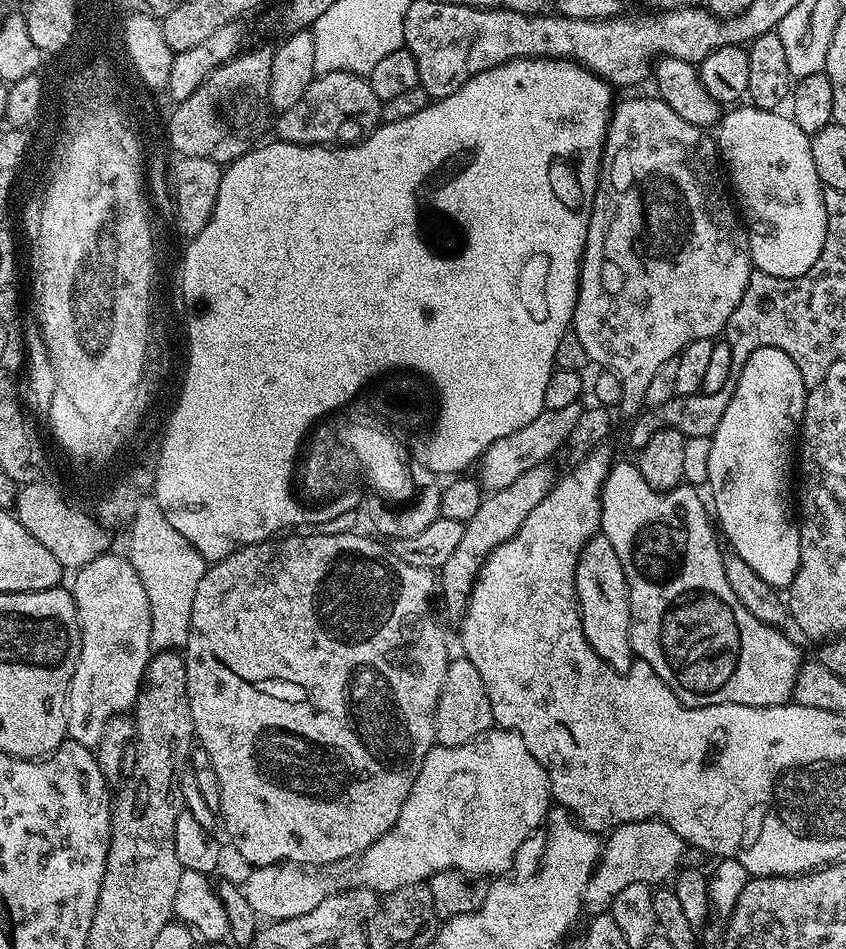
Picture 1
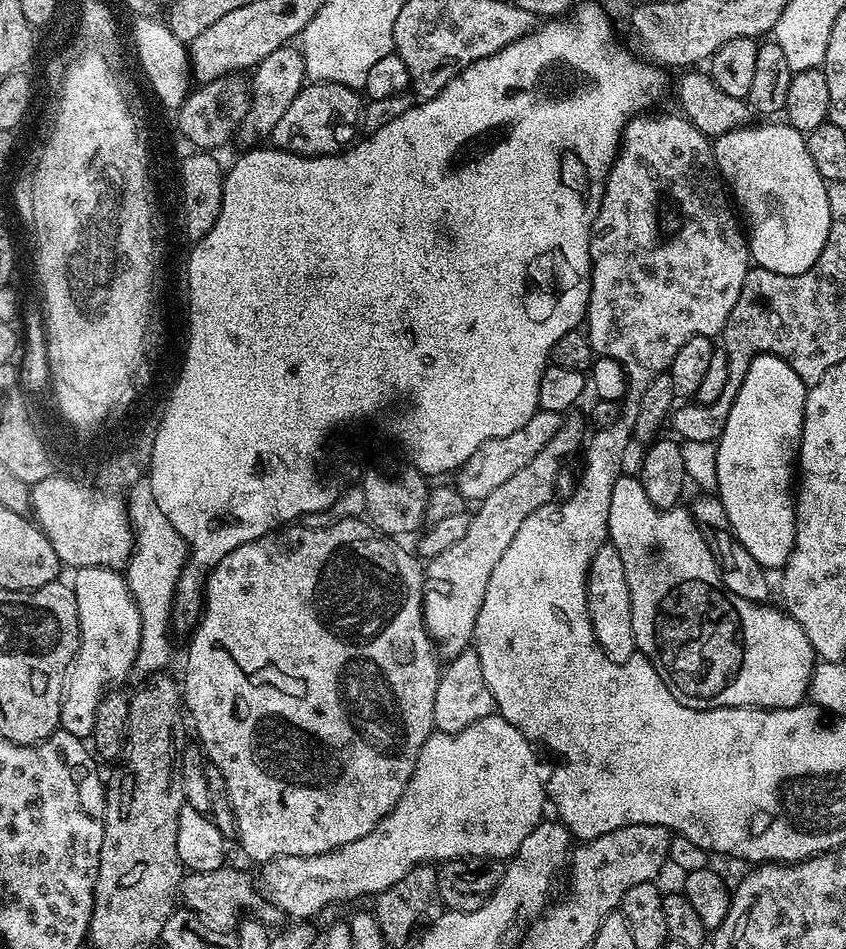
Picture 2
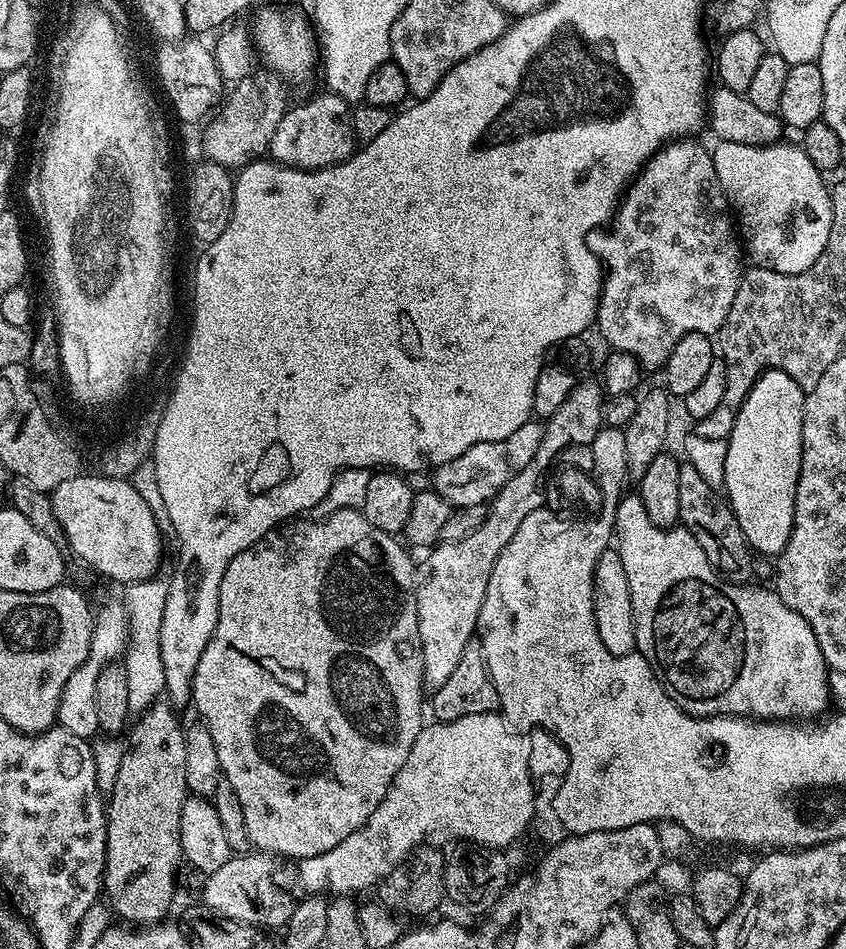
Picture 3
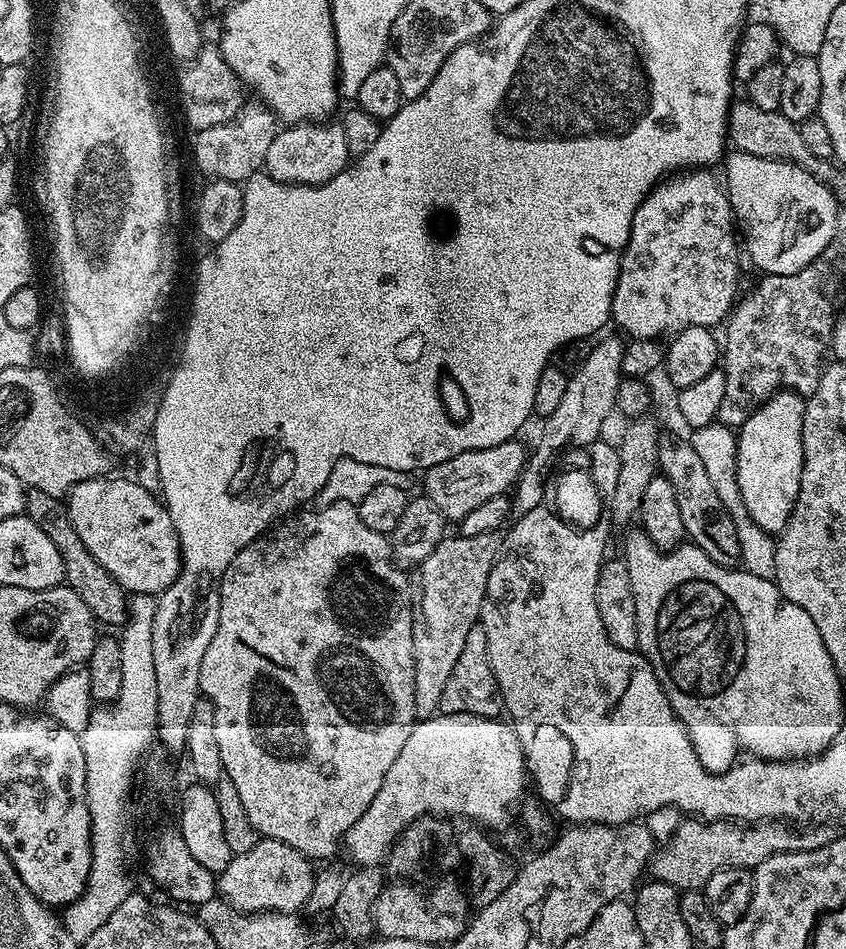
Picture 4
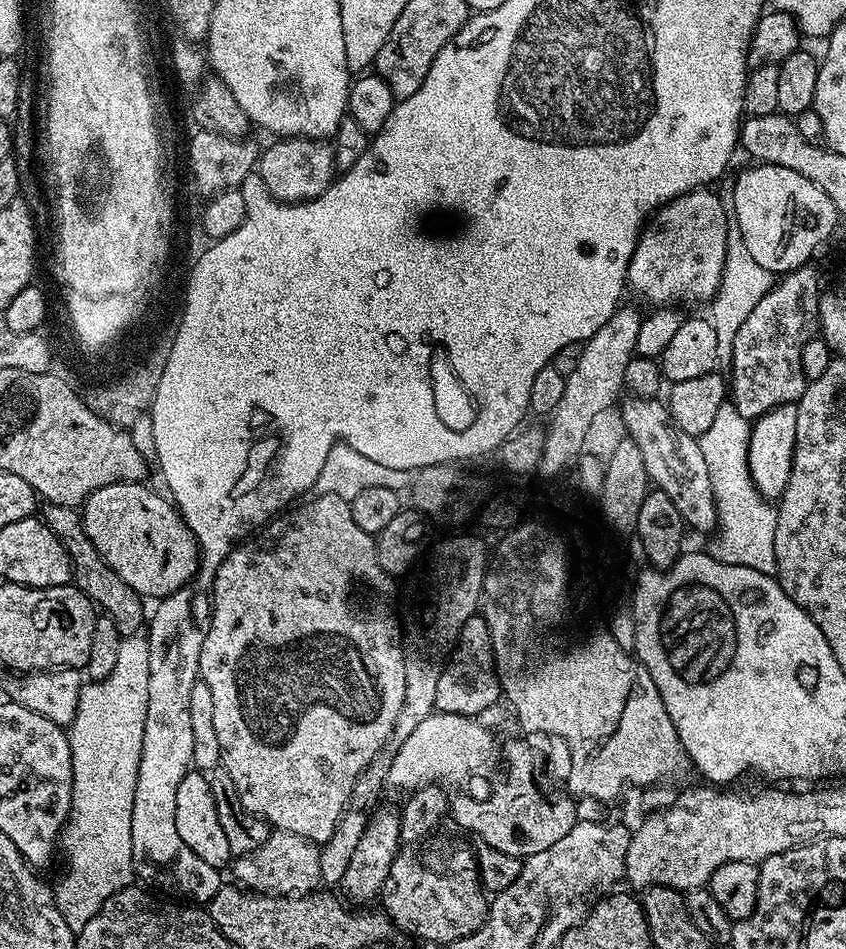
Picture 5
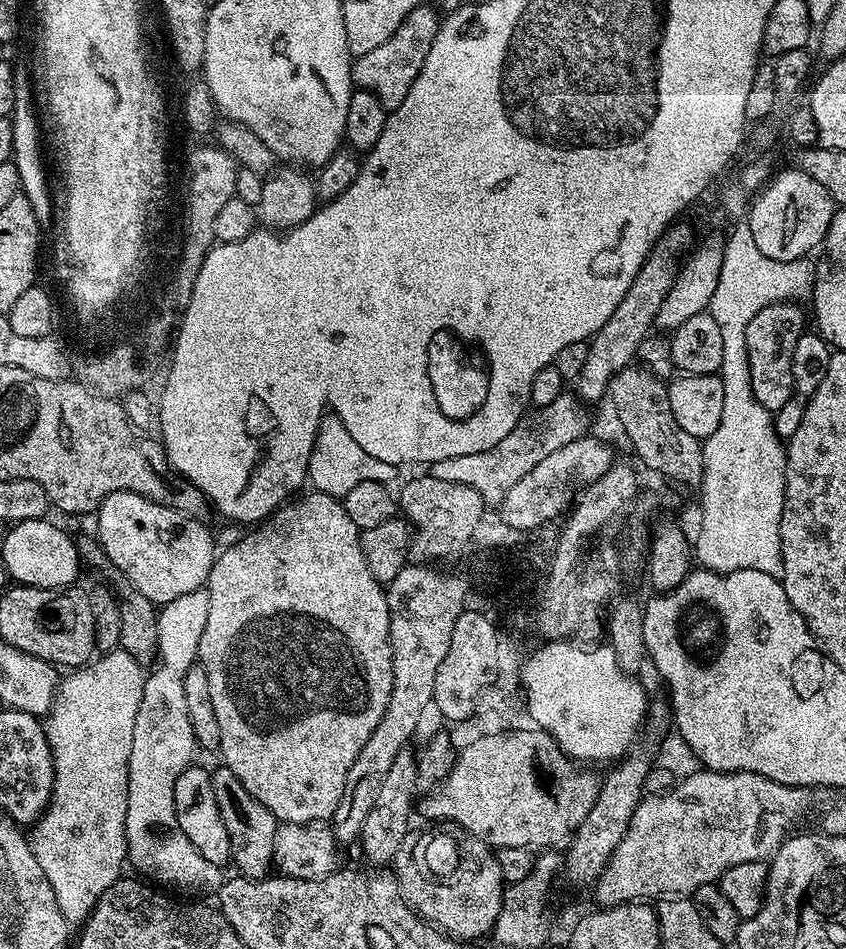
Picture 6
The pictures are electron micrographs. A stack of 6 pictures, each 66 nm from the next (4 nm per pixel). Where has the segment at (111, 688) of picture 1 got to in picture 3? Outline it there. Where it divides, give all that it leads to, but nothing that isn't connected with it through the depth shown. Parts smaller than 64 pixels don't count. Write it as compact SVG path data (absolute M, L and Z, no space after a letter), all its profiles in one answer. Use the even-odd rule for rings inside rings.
M123 603L104 604L100 609L97 607L94 616L96 621L92 626L92 645L88 656L84 659L84 665L70 674L56 711L59 727L85 738L97 735L100 726L98 714L94 710L94 686L98 674L109 664L119 661L128 647L128 614L124 611Z

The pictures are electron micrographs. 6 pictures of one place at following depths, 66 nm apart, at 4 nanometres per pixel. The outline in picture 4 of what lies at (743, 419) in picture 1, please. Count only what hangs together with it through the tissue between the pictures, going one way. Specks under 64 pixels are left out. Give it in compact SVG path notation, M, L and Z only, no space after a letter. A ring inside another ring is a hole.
M781 390L746 418L736 437L736 477L748 516L769 534L784 531L802 482L802 418L805 397Z

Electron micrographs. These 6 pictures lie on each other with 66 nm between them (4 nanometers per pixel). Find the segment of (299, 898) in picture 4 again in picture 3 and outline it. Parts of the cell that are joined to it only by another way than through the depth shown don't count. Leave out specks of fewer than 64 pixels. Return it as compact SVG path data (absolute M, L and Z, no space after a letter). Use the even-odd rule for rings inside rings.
M259 850L233 855L219 870L207 873L202 902L217 917L236 920L240 924L260 928L280 928L287 925L294 900L284 896L276 881L277 857ZM257 924L257 925L256 925Z

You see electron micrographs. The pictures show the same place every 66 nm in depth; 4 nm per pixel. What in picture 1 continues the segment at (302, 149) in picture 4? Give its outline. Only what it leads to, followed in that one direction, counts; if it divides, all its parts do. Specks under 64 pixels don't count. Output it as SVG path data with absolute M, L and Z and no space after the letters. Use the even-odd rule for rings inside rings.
M322 72L310 82L310 86L306 86L306 94L302 94L302 98L298 98L298 102L294 102L294 106L290 106L290 110L281 112L275 117L274 132L276 128L275 135L291 144L347 146L359 141L362 136L360 120L356 116L379 117L381 103L365 77L356 76L353 72Z

